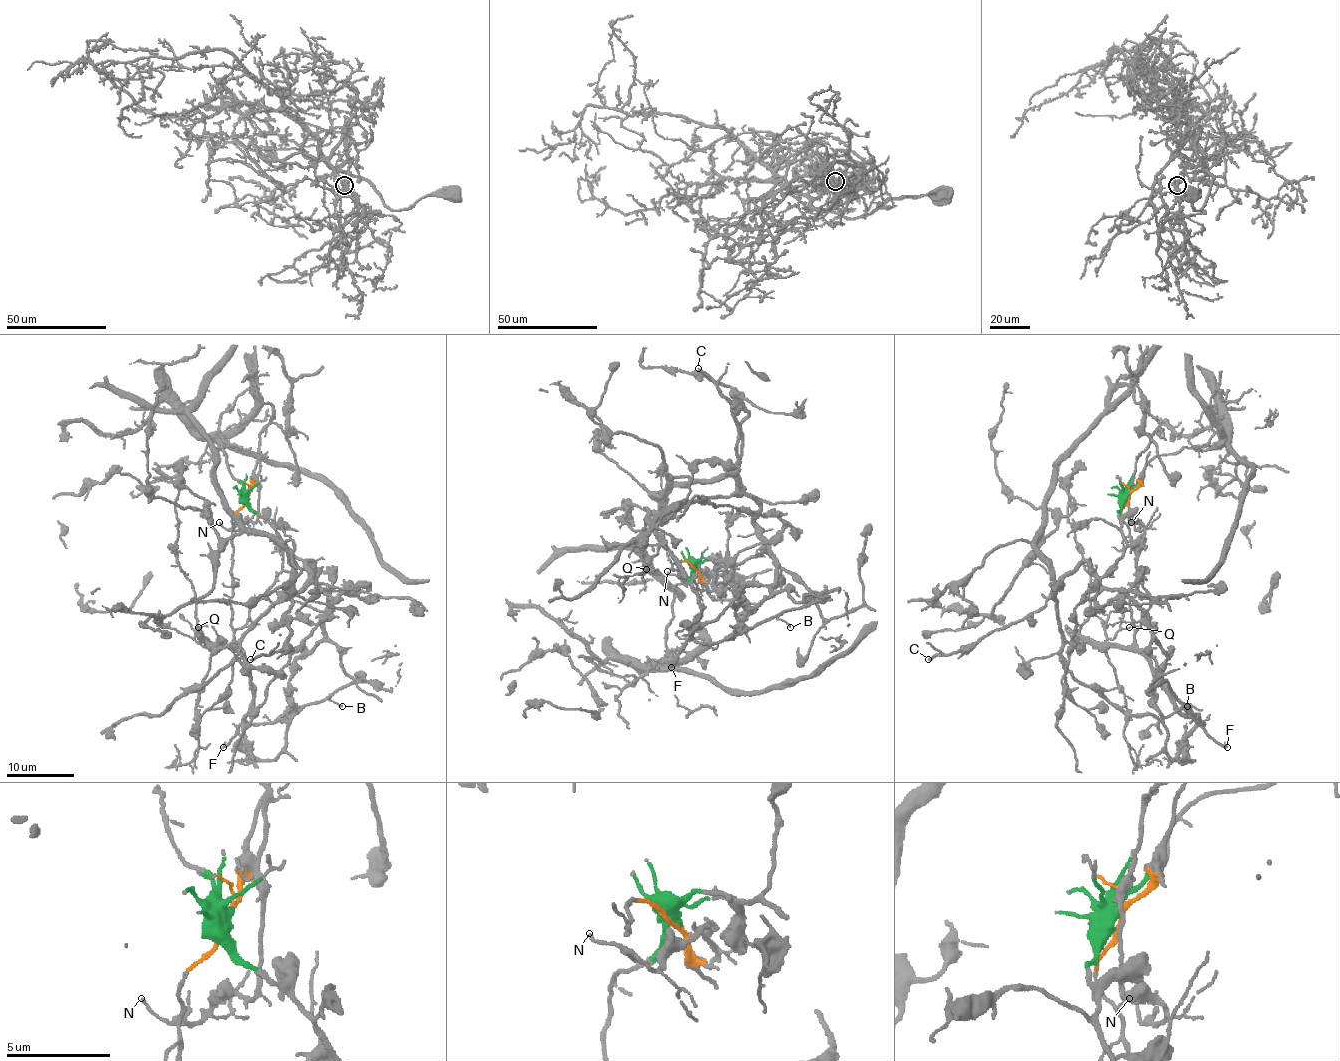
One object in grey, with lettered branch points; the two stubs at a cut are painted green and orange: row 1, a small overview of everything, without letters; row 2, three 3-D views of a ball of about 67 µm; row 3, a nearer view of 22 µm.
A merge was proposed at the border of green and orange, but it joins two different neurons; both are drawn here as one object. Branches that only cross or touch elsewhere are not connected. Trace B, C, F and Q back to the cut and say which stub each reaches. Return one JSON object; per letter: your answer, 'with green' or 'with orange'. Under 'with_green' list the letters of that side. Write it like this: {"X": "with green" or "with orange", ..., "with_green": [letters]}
{"B": "with orange", "C": "with green", "F": "with orange", "Q": "with orange", "with_green": ["C"]}

